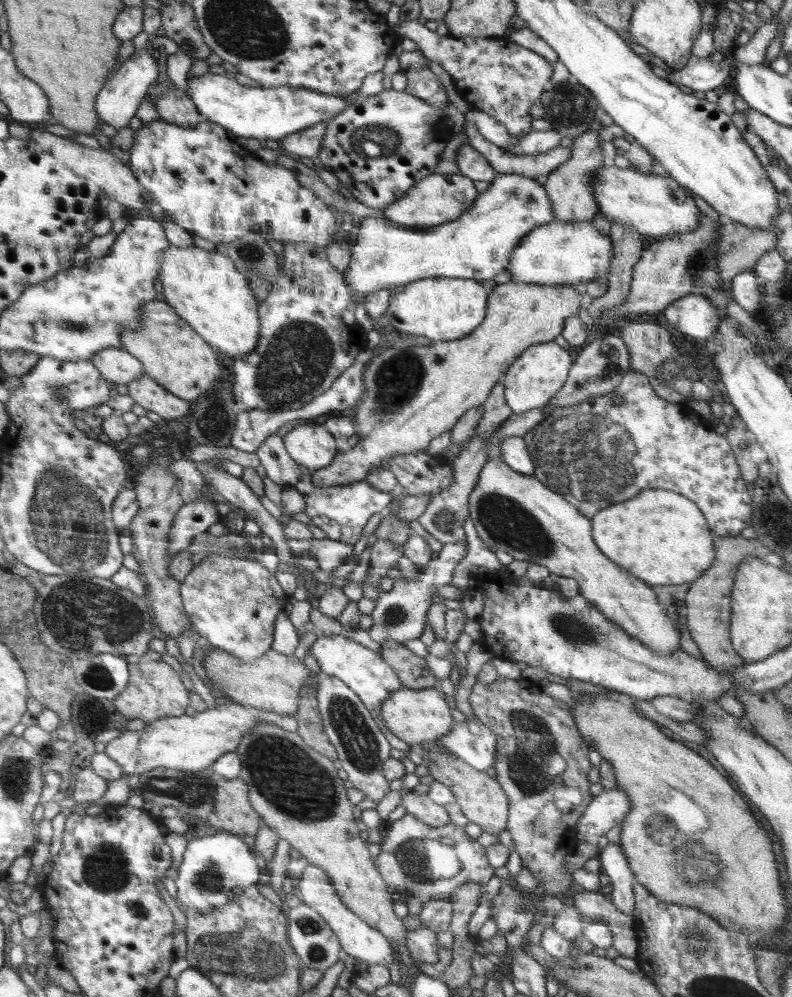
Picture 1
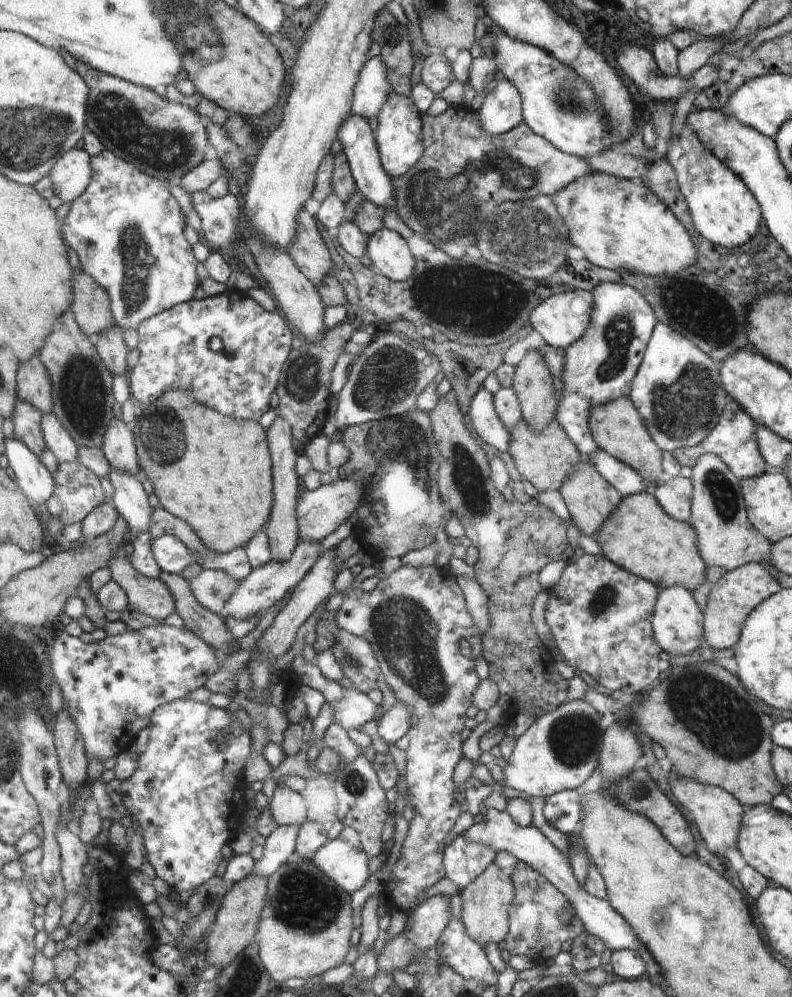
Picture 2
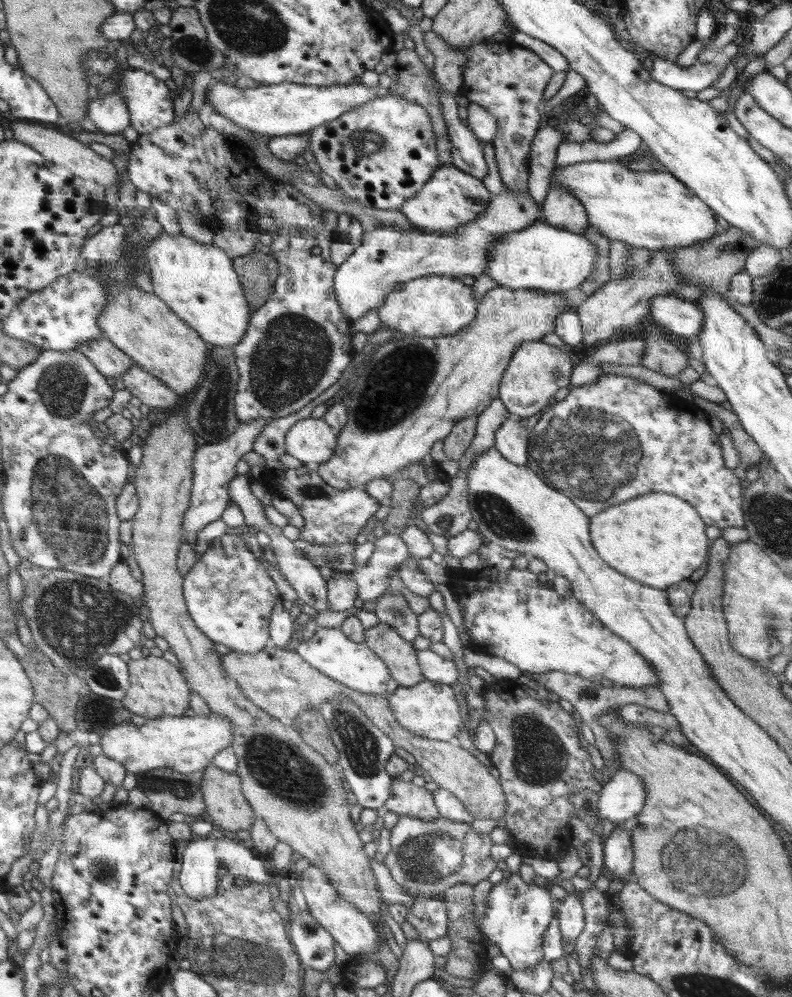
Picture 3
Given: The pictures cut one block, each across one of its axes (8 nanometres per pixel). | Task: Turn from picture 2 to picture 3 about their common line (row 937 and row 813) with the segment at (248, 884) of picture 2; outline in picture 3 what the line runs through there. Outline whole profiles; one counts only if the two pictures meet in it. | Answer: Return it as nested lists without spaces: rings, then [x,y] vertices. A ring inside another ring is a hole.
[[[212,764],[202,780],[207,811],[219,827],[226,833],[250,830],[258,816],[246,800],[242,788],[242,776],[227,772]]]

